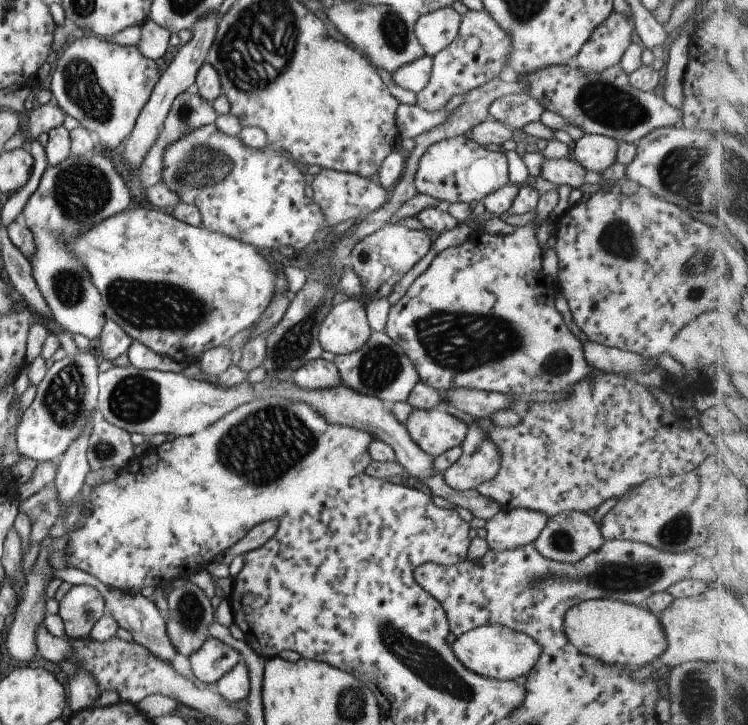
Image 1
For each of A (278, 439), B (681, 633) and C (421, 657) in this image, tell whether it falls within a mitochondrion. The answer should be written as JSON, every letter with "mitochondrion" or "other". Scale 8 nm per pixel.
{"A":"mitochondrion","B":"other","C":"mitochondrion"}

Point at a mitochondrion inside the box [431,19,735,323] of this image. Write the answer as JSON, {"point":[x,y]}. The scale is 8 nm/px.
{"point":[605,103]}

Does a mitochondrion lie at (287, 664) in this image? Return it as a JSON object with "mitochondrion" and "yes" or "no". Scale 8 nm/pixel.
{"mitochondrion":"no"}

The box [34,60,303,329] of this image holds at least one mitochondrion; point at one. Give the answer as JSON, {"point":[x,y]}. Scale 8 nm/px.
{"point":[81,190]}

